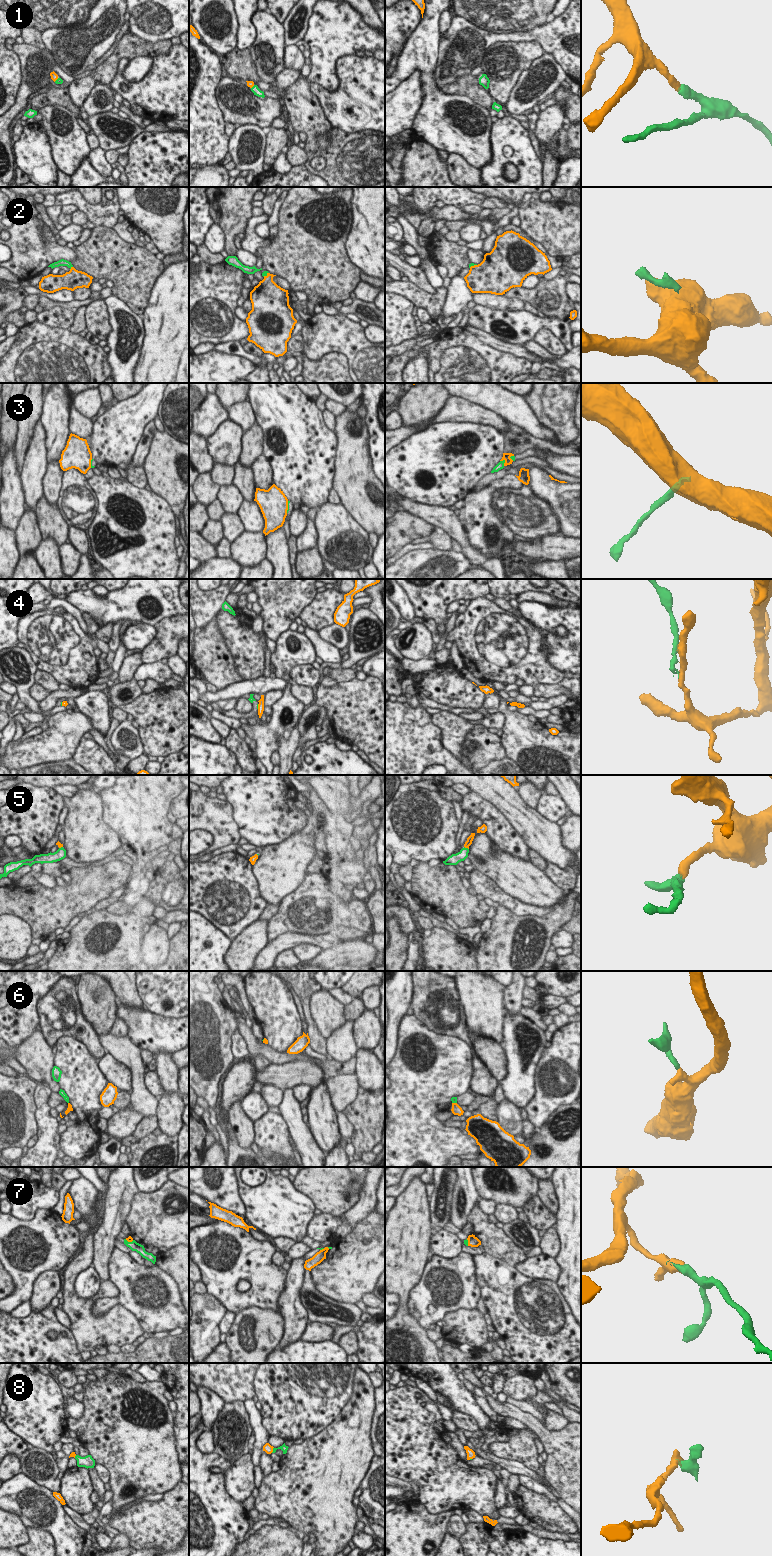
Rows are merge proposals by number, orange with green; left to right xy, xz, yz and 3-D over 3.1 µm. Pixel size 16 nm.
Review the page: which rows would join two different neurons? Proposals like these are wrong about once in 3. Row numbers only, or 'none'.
3, 4, 6, 7

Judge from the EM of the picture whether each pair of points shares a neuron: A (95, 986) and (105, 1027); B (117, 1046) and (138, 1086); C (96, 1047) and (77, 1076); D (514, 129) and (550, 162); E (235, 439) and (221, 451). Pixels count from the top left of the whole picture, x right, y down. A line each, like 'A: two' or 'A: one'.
A: one
B: one
C: two
D: two
E: one

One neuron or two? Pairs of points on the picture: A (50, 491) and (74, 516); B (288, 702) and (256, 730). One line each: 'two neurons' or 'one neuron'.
A: two neurons
B: one neuron

